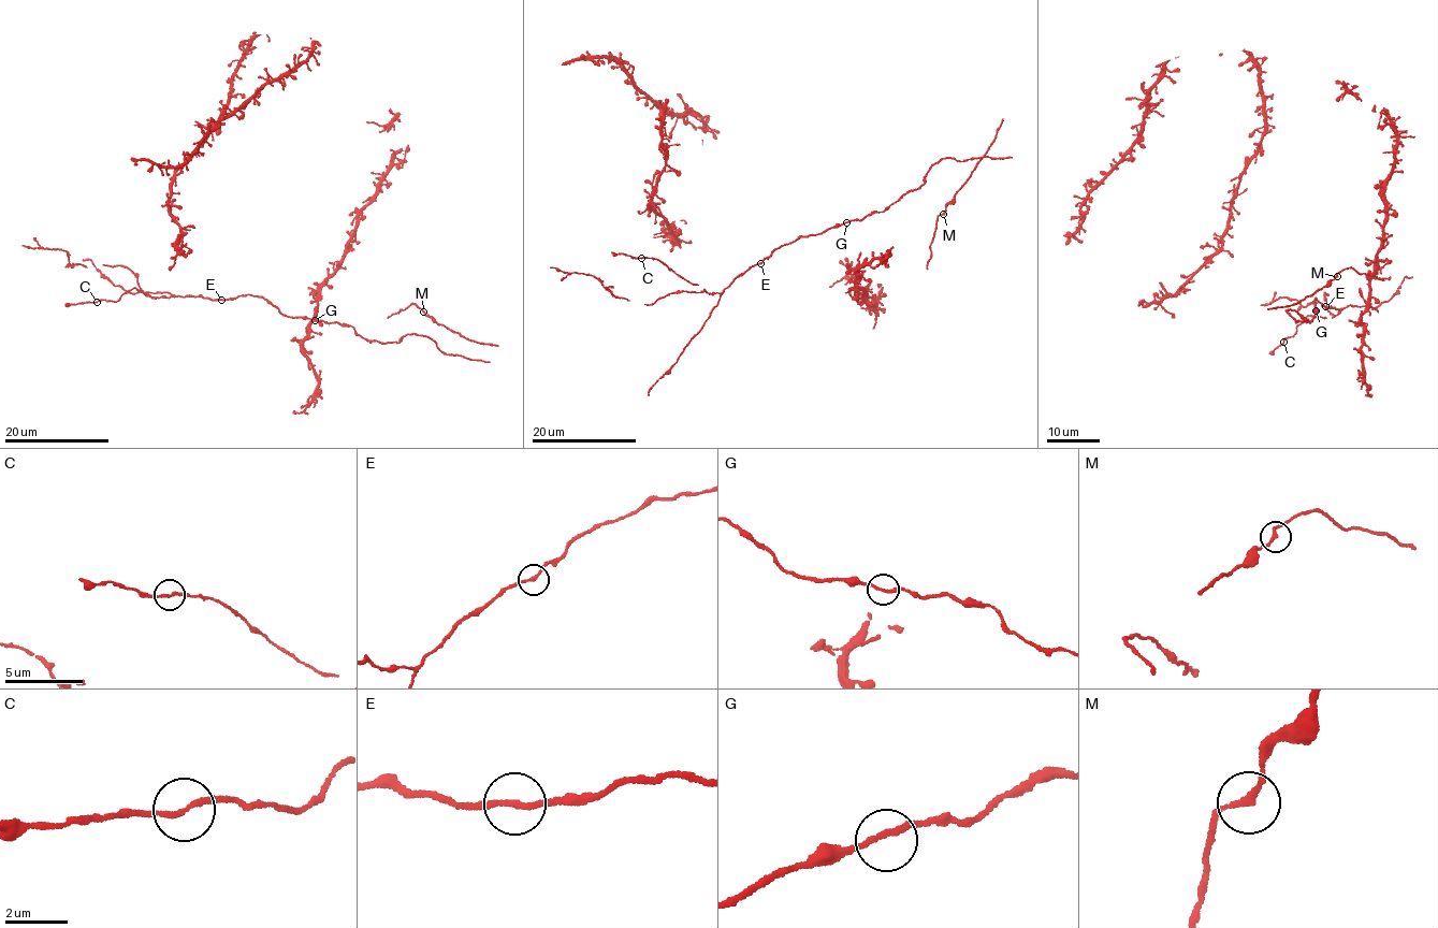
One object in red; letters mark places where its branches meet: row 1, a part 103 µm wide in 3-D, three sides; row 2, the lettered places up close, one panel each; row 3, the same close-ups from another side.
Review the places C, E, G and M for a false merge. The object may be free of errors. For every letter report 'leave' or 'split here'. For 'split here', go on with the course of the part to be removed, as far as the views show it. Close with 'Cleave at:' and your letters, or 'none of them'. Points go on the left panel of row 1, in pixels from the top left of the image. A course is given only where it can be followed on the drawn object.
C: leave
E: leave
G: leave
M: leave
Cleave at: none of them

